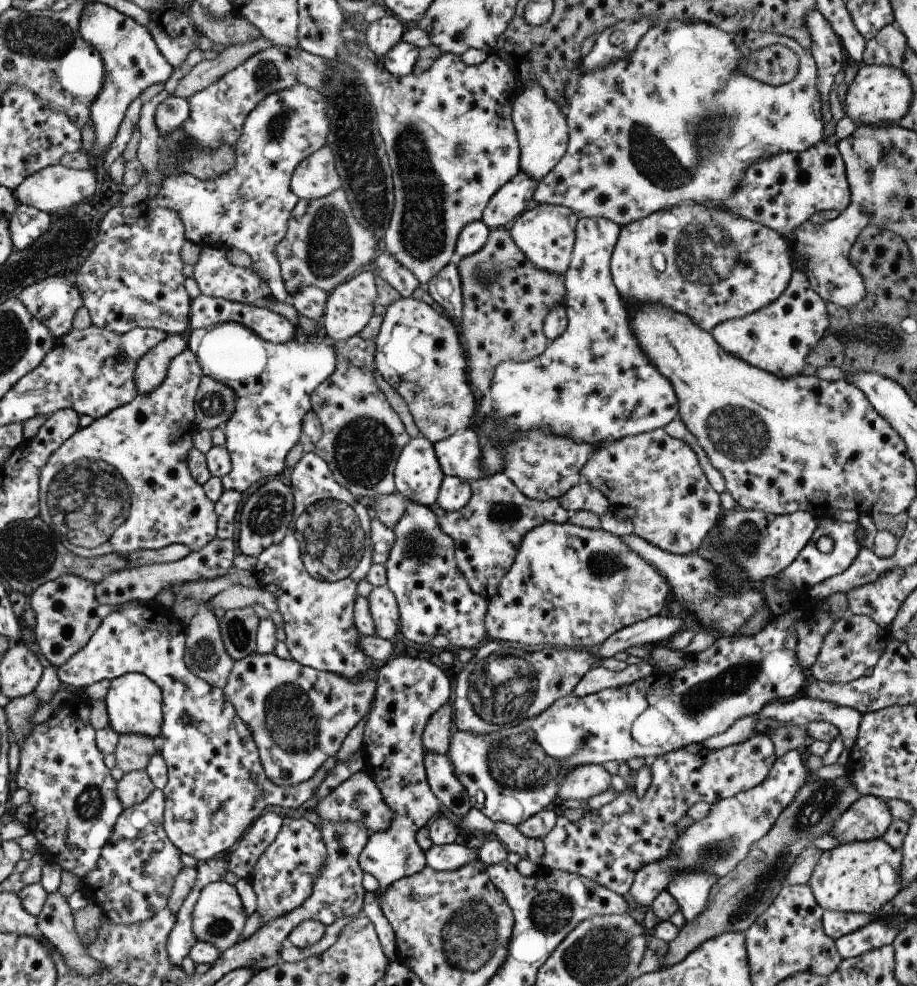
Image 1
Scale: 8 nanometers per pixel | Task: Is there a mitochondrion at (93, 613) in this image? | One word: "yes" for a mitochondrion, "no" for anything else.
no

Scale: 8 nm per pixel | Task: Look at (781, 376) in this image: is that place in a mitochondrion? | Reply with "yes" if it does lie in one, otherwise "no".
no

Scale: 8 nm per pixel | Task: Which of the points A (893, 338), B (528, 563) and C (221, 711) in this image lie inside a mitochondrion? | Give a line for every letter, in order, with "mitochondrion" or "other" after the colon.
A: other
B: other
C: other

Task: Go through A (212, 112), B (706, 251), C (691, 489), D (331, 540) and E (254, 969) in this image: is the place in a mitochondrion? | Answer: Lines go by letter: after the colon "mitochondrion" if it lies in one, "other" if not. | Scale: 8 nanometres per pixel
A: mitochondrion
B: mitochondrion
C: other
D: mitochondrion
E: other

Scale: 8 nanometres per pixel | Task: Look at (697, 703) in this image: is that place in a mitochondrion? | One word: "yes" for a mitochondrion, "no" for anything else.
yes

